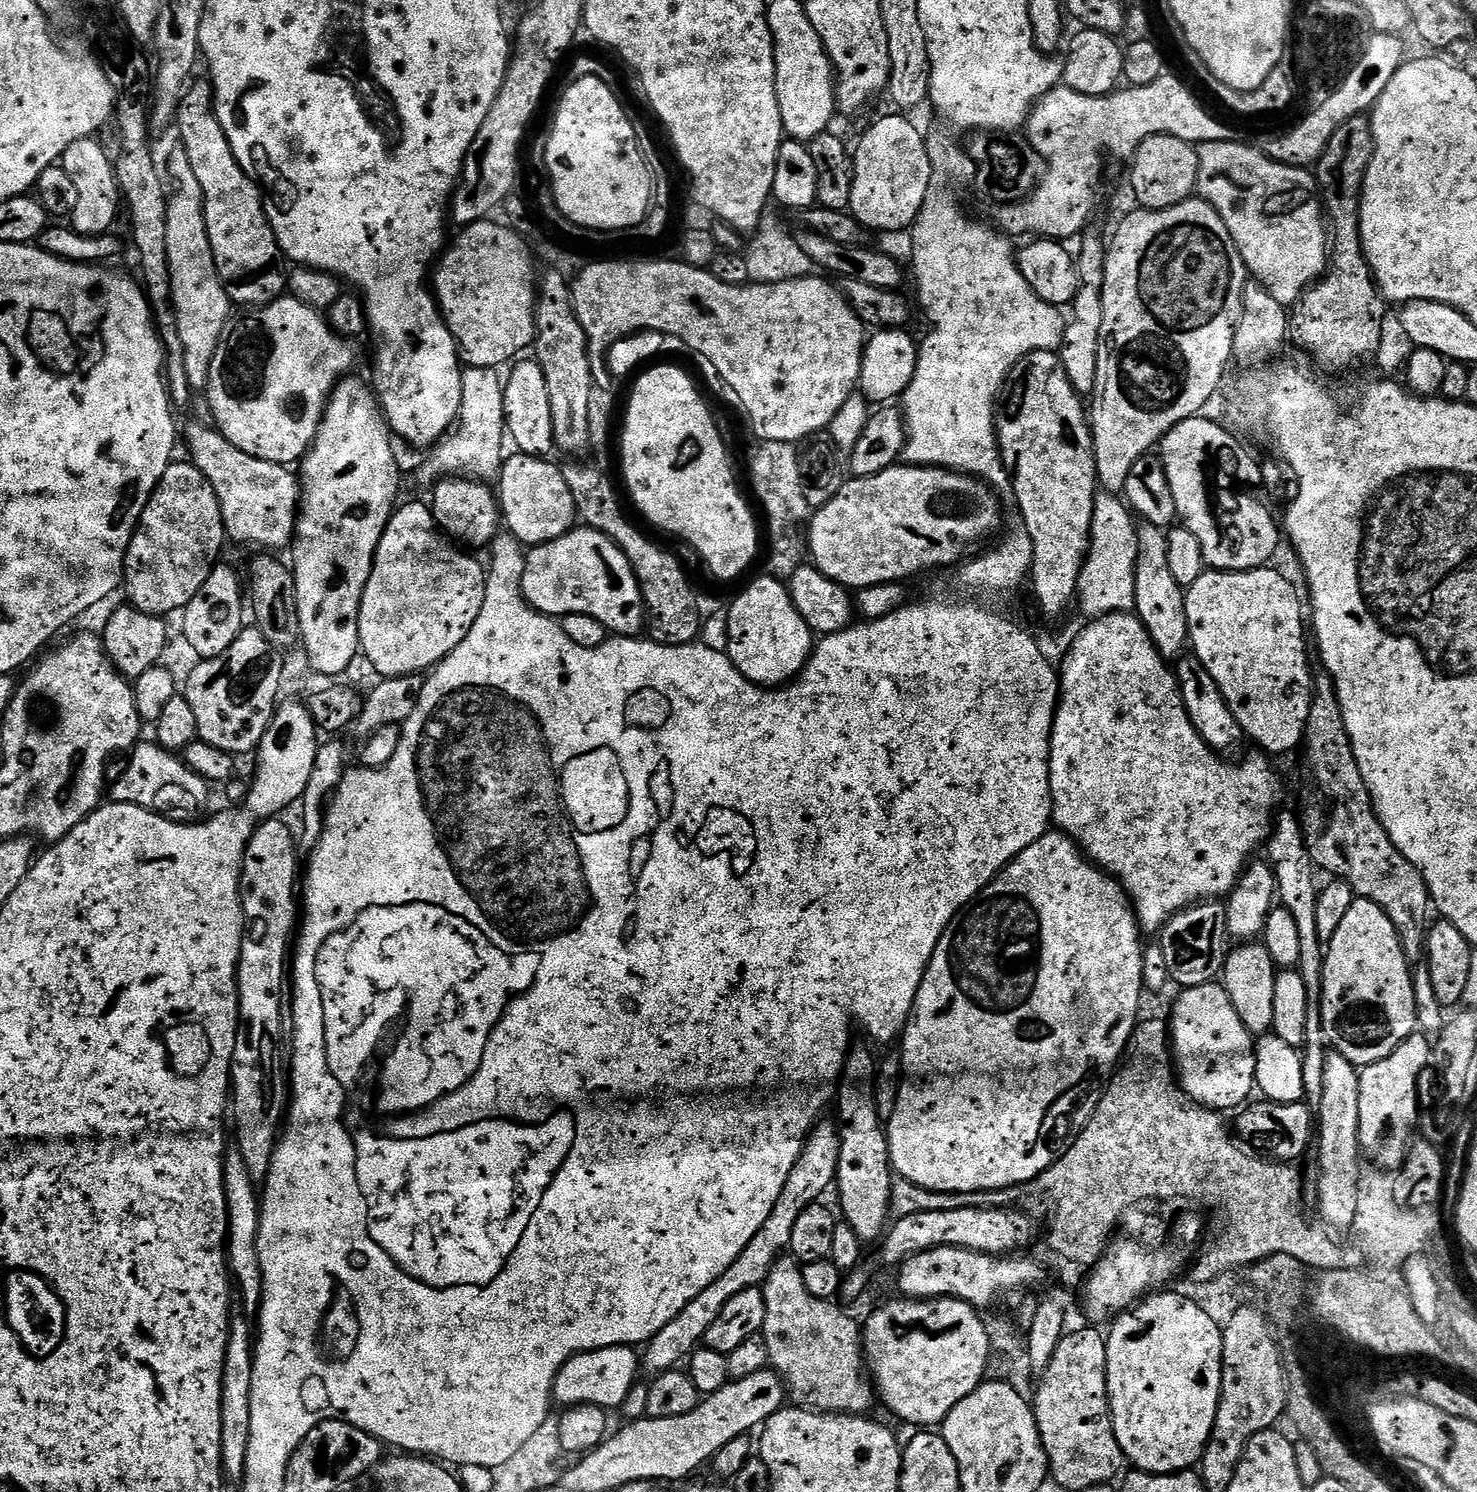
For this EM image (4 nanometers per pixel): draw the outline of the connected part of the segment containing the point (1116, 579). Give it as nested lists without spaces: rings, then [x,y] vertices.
[[[1097,493],[1092,515],[1092,540],[1088,544],[1088,556],[1078,578],[1076,594],[1078,608],[1088,618],[1112,616],[1116,612],[1131,613],[1134,602],[1134,566],[1138,552],[1136,524],[1127,503],[1113,493]]]

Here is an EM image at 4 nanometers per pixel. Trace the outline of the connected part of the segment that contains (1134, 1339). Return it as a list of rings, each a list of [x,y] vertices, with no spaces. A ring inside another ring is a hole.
[[[1176,1290],[1150,1294],[1119,1313],[1111,1321],[1112,1333],[1106,1336],[1106,1378],[1108,1379],[1108,1411],[1112,1414],[1112,1432],[1116,1436],[1117,1446],[1124,1453],[1124,1458],[1133,1469],[1149,1474],[1167,1474],[1169,1472],[1186,1472],[1195,1469],[1200,1462],[1200,1455],[1208,1445],[1208,1439],[1214,1426],[1214,1418],[1218,1414],[1222,1378],[1222,1328],[1211,1320],[1198,1305],[1182,1297]]]

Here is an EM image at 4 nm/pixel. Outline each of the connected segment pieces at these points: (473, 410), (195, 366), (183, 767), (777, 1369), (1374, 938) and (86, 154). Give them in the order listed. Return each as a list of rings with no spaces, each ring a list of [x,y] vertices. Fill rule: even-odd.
[[[470,368],[462,371],[462,406],[458,423],[451,434],[445,435],[431,449],[432,452],[420,468],[420,480],[427,486],[435,485],[445,478],[463,478],[477,482],[499,481],[500,471],[504,465],[501,457],[502,436],[506,431],[504,422],[504,380],[494,368]]]
[[[188,184],[173,192],[171,190],[167,197],[165,242],[172,278],[171,299],[177,303],[174,317],[176,316],[178,340],[182,346],[182,374],[190,390],[200,392],[207,387],[210,362],[213,361],[221,334],[229,323],[232,303],[225,288],[221,286],[213,262],[212,247],[205,230],[204,199],[199,188]]]
[[[155,742],[144,743],[137,743],[136,747],[131,749],[124,773],[113,784],[111,781],[111,803],[142,806],[142,810],[150,810],[162,818],[172,820],[175,824],[203,821],[210,812],[209,782],[188,768],[183,759],[169,752],[167,748],[162,748]]]
[[[792,1258],[776,1261],[763,1282],[764,1327],[762,1335],[768,1351],[771,1371],[784,1382],[786,1396],[793,1405],[825,1414],[868,1414],[873,1393],[866,1383],[866,1364],[862,1359],[862,1328],[852,1316],[847,1316],[833,1301],[814,1298],[806,1290],[800,1273],[801,1265]]]
[[[1353,899],[1338,930],[1334,930],[1334,938],[1327,941],[1324,953],[1324,981],[1318,1015],[1327,1047],[1342,1054],[1342,1058],[1356,1065],[1357,1069],[1382,1062],[1382,1058],[1394,1054],[1400,1043],[1413,1036],[1418,1028],[1412,974],[1413,969],[1400,945],[1400,933],[1396,931],[1394,922],[1390,922],[1388,915],[1374,902]]]
[[[89,138],[70,142],[70,146],[66,146],[62,157],[62,166],[78,194],[78,203],[74,205],[74,214],[70,218],[70,228],[73,232],[85,237],[98,237],[111,233],[116,215],[122,212],[113,157],[111,155],[108,157],[104,153],[104,148],[98,141],[99,139]]]

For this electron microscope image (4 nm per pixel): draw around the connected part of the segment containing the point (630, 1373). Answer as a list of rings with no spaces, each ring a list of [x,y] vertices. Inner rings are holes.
[[[623,1344],[593,1352],[580,1352],[562,1366],[552,1383],[552,1399],[557,1405],[593,1404],[605,1410],[620,1408],[628,1400],[636,1384],[636,1371],[642,1368],[641,1357],[635,1347]]]

